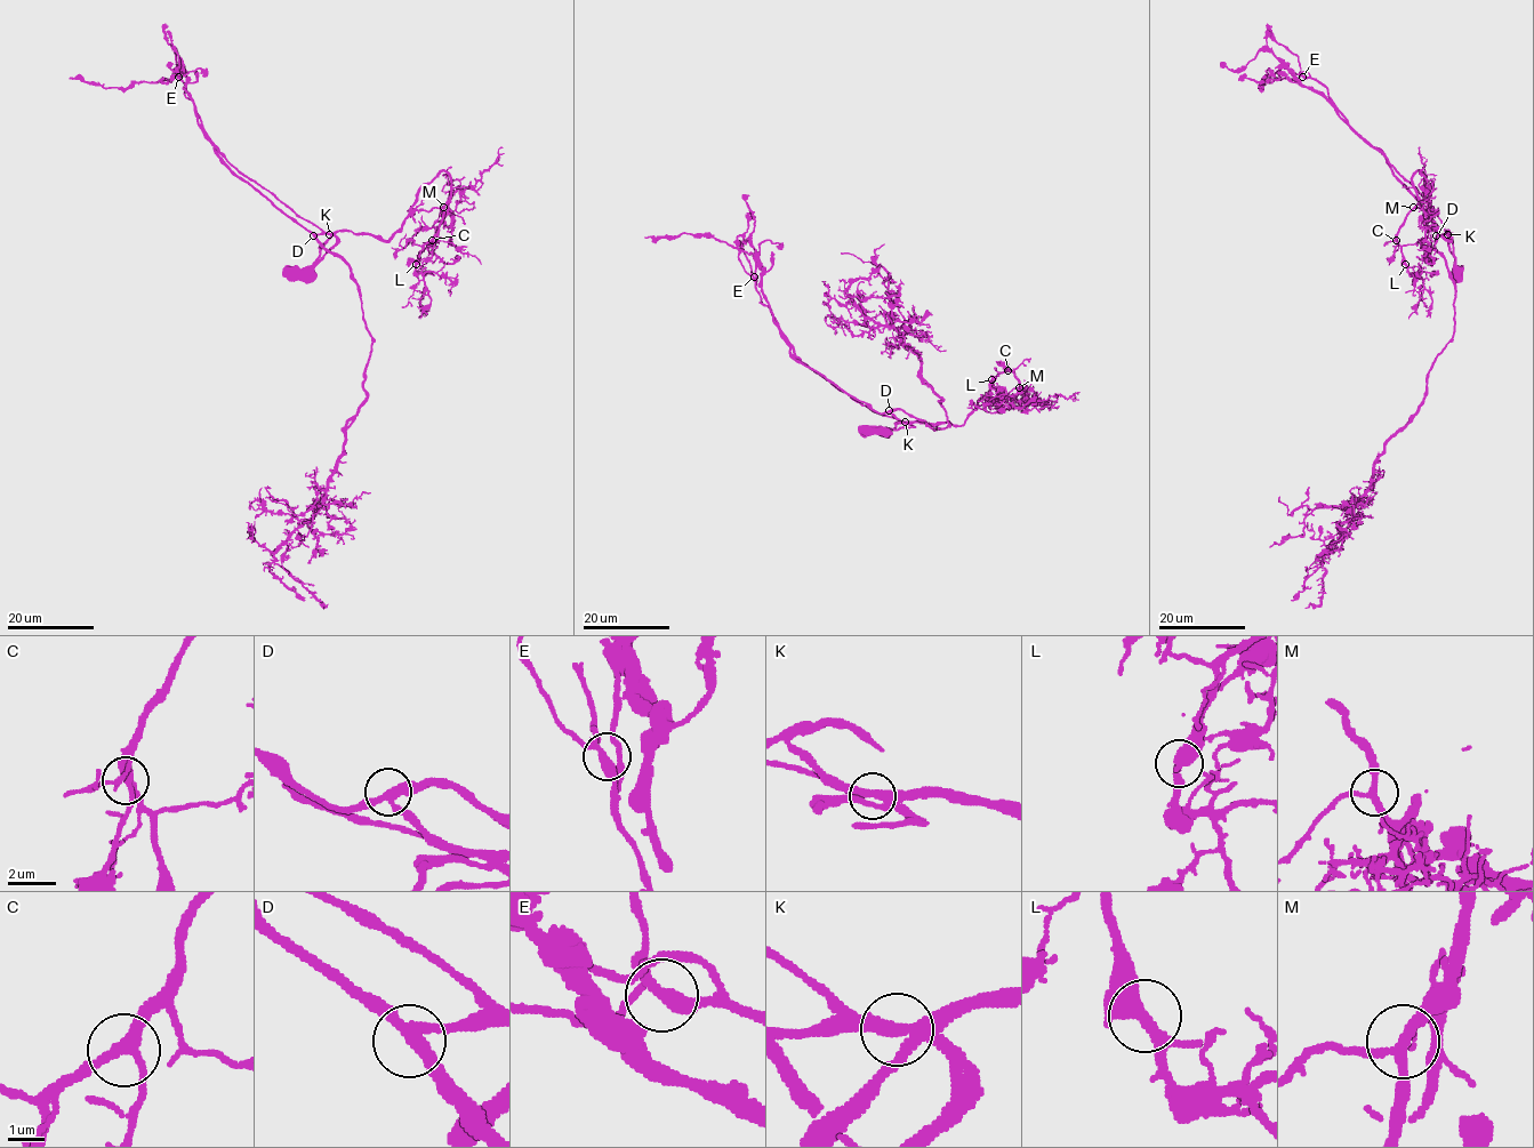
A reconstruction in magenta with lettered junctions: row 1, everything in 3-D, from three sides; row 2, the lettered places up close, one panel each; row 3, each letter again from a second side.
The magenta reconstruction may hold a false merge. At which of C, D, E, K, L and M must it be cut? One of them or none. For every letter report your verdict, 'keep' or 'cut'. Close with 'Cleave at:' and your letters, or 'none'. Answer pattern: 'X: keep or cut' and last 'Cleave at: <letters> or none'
C: keep
D: keep
E: keep
K: cut
L: keep
M: keep
Cleave at: K

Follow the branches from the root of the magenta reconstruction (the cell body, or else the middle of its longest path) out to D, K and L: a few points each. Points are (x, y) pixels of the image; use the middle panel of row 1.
D: (882, 430), (906, 423), (889, 410)
K: (882, 430), (906, 423)
L: (882, 430), (909, 427), (912, 423), (962, 425), (980, 399), (996, 402), (1019, 386), (1011, 371), (992, 379)

